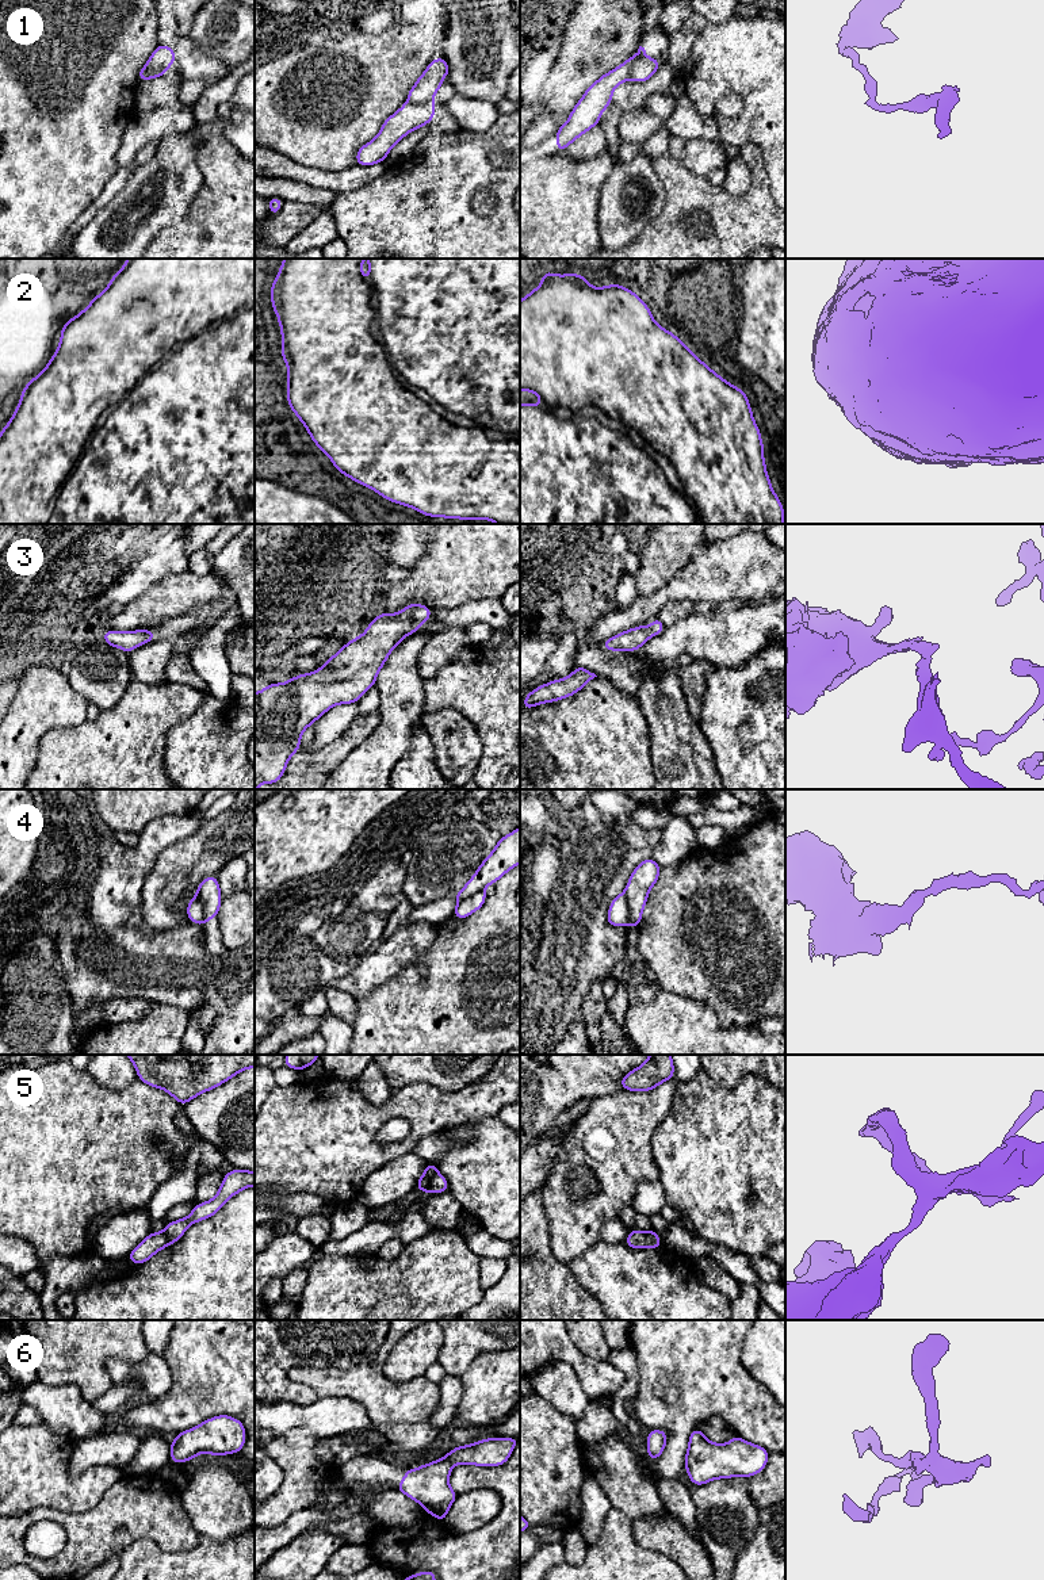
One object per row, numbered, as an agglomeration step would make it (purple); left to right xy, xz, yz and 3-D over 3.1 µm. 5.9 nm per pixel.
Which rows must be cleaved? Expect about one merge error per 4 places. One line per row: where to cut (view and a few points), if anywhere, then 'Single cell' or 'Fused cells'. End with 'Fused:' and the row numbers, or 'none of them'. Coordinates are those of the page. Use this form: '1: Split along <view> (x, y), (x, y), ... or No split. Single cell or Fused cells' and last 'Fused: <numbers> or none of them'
1: Split along yz (641, 56), (634, 61), (627, 77). Fused cells
2: No split. Single cell
3: No split. Single cell
4: Split along yz (623, 894), (627, 902), (630, 922). Fused cells
5: Split along xz (438, 1173), (431, 1181), (429, 1190). Fused cells
6: No split. Single cell
Fused: 1, 4, 5

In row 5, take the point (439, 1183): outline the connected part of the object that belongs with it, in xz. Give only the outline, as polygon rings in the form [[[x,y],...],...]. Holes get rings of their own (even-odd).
[[[436,1174],[431,1181],[431,1193],[443,1193],[448,1190],[448,1181],[441,1174]]]

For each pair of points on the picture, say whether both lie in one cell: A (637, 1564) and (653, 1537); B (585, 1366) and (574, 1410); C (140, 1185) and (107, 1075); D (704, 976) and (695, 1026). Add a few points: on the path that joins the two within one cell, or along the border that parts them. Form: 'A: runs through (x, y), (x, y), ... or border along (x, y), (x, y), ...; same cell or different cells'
A: border along (631, 1521), (633, 1537), (642, 1546), (676, 1561); different cells
B: border along (559, 1359), (573, 1368), (589, 1399); different cells
C: border along (85, 1070), (114, 1090), (137, 1079); different cells
D: border along (670, 991), (708, 1006), (722, 1025); different cells

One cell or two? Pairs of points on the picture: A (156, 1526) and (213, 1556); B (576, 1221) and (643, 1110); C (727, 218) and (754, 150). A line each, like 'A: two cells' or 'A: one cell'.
A: two cells
B: one cell
C: one cell

